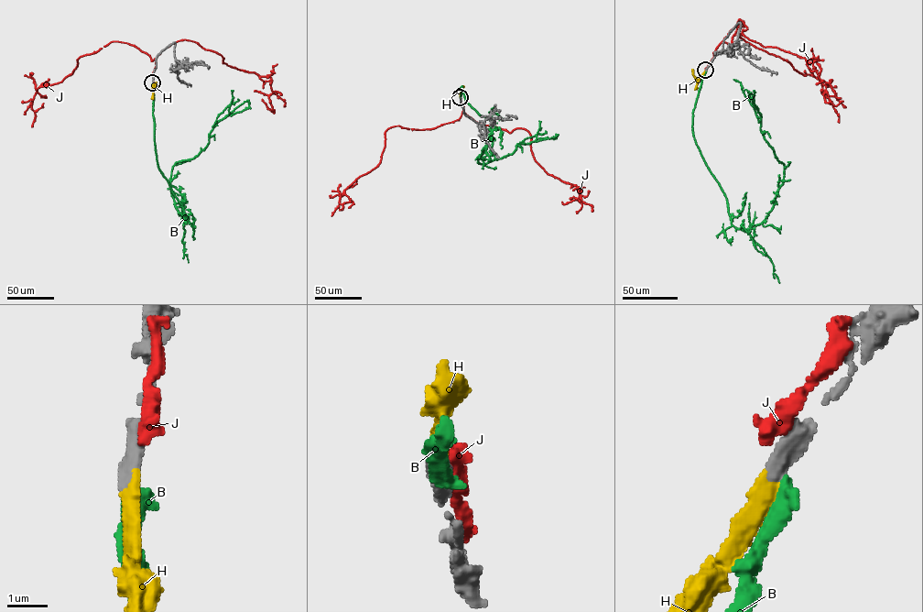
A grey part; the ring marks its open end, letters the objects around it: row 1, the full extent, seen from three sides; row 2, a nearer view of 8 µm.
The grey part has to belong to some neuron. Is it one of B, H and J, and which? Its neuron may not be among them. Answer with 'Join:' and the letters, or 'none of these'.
Join: H

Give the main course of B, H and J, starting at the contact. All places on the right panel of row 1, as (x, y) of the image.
B: (706, 70), (694, 137), (731, 224), (746, 229), (771, 211), (784, 164), (733, 79)
H: (706, 70), (697, 79), (692, 69)
J: (706, 69), (716, 49), (722, 42), (731, 45), (743, 21), (742, 38), (819, 81), (839, 122)

